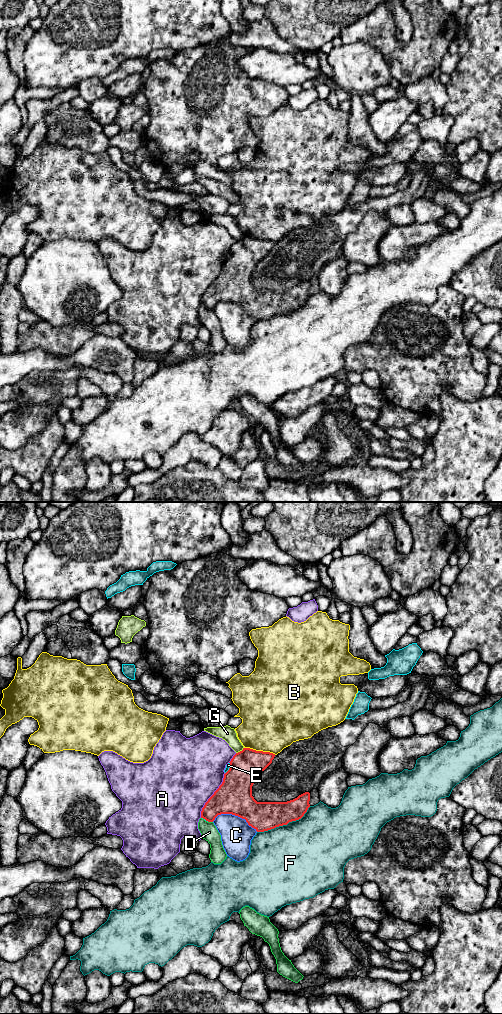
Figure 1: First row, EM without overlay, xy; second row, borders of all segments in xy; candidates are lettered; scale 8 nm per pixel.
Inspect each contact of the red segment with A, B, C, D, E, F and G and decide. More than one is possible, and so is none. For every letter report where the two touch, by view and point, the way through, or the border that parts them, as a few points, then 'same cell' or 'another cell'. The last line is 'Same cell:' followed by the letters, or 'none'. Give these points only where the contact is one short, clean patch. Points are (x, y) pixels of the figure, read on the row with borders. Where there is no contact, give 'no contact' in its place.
A: contact xy (212, 795); another cell
B: contact xy (260, 751); another cell
C: contact xy (235, 815); another cell
D: contact xy (210, 821); another cell
E: contact xy (229, 768); another cell
F: contact xy (284, 824); another cell
G: contact xy (240, 751); border xy (243, 747), (236, 753); another cell
Same cell: none

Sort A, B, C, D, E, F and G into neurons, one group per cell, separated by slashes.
A / B / C / D E / F / G

